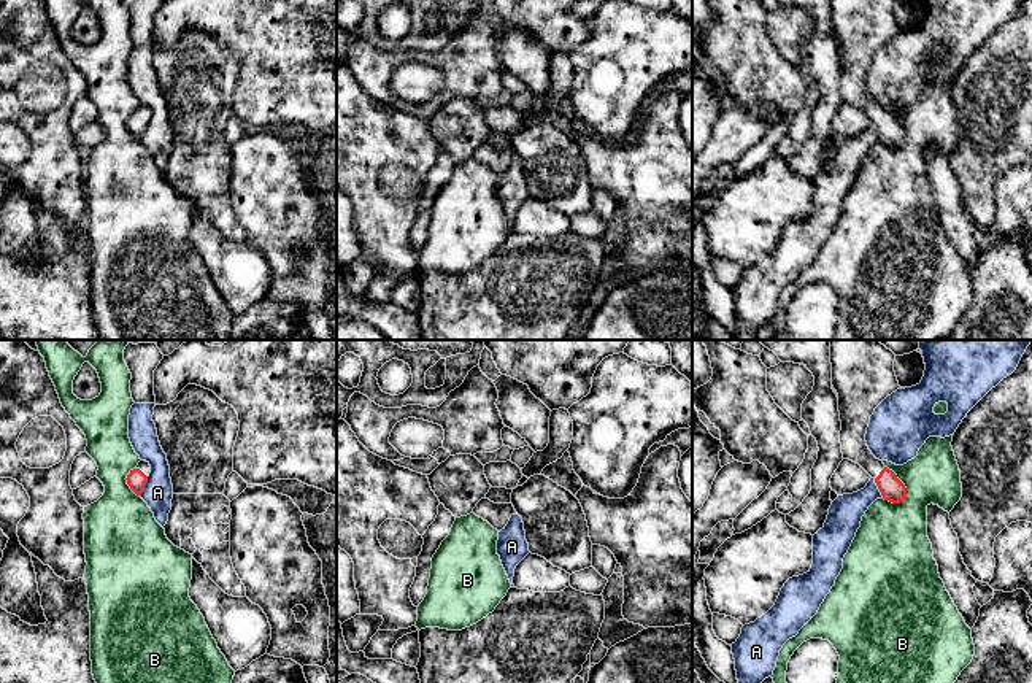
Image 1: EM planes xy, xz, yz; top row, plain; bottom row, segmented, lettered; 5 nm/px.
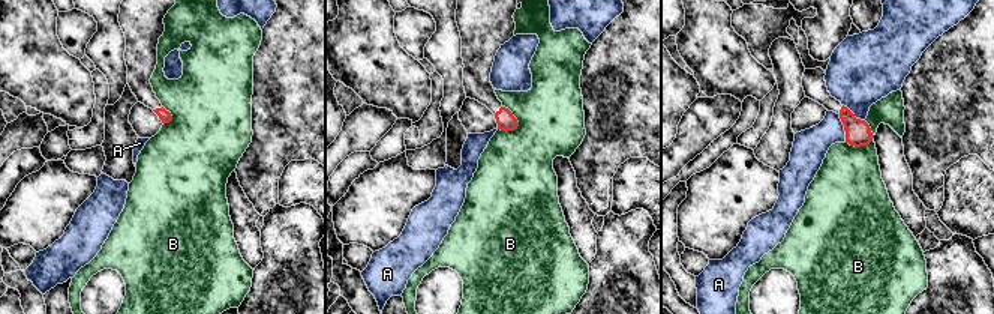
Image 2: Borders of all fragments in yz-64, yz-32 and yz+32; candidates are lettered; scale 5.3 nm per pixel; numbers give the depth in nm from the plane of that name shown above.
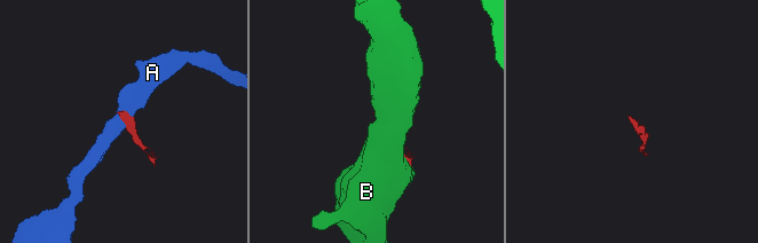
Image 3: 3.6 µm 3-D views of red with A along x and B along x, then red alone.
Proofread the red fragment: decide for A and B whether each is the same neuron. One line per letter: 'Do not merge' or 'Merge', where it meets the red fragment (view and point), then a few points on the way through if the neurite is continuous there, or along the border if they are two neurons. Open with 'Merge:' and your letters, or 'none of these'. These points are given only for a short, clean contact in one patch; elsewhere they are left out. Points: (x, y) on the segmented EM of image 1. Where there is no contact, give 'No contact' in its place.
Merge: none of these
A: Do not merge. Touches red at yz (878, 488). Boundary: yz (874, 478), (883, 497)
B: Do not merge. Touches red at yz (904, 485)

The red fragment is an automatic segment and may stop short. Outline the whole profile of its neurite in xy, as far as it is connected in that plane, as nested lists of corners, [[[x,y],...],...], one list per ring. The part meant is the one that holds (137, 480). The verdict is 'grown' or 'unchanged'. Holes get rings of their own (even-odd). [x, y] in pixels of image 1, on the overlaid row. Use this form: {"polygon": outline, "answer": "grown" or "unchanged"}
{"polygon": [[[140,461],[138,465],[133,470],[130,470],[130,473],[127,475],[127,478],[125,478],[127,484],[137,496],[141,496],[141,492],[148,483],[149,473],[151,473],[149,462]]], "answer": "grown"}

